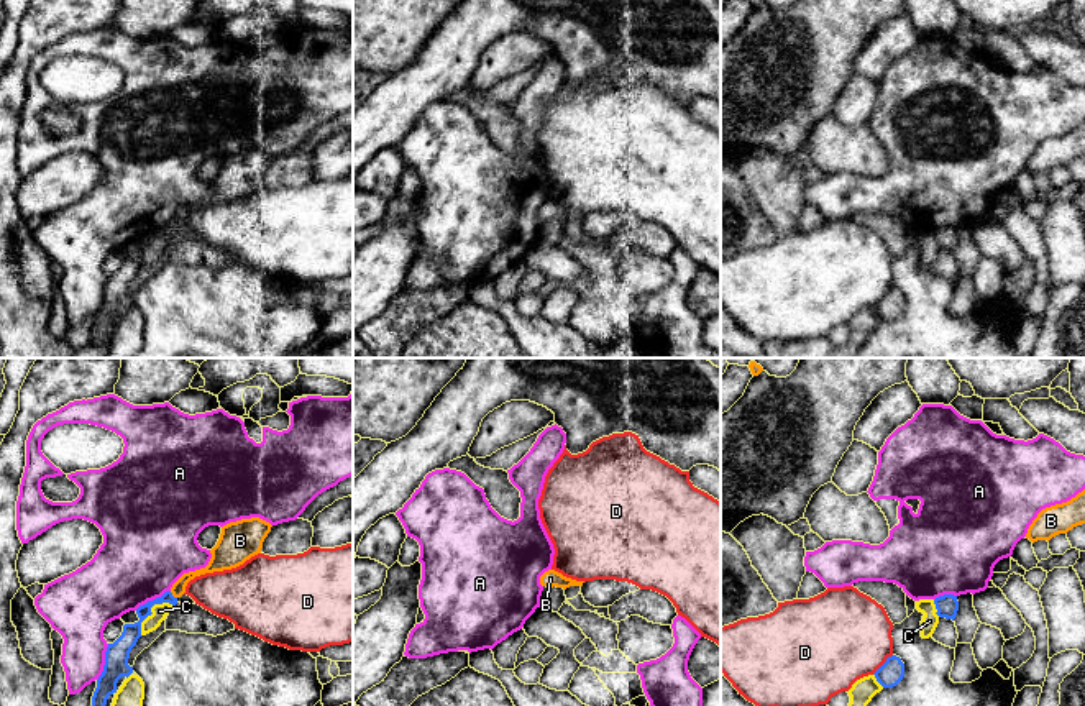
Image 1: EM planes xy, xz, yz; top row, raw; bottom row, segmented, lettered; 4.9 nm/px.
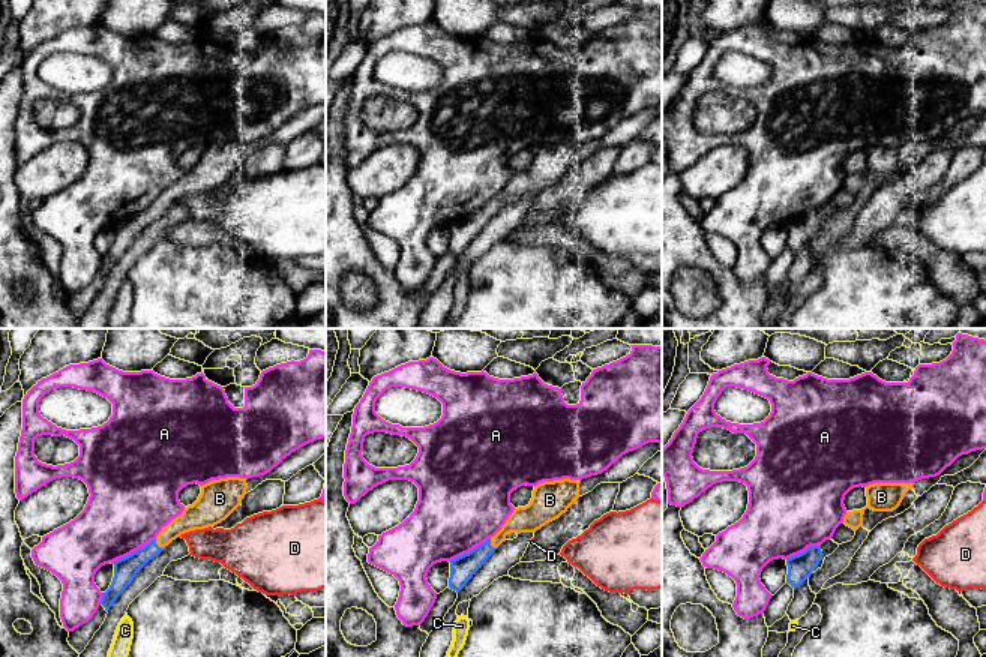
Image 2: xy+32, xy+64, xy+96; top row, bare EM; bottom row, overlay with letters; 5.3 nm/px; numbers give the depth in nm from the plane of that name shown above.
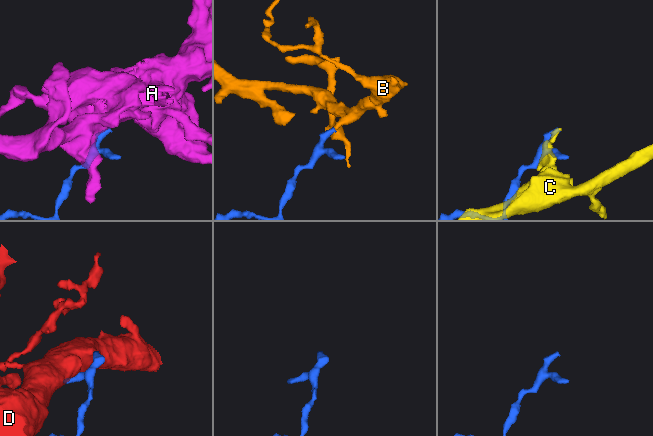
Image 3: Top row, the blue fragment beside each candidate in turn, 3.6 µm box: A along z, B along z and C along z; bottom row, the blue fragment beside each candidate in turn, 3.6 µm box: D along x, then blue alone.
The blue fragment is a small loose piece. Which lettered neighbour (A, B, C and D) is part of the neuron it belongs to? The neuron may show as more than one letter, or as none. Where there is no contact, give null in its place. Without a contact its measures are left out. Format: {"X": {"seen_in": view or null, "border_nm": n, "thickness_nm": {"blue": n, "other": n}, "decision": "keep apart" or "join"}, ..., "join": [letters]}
{"A": {"seen_in": "xy", "border_nm": 190, "thickness_nm": {"blue": 120, "other": 260}, "decision": "keep apart"}, "B": {"seen_in": "xy", "border_nm": 50, "thickness_nm": {"blue": 70, "other": 70}, "decision": "join"}, "C": {"seen_in": "xy", "border_nm": 220, "thickness_nm": {"blue": 100, "other": 80}, "decision": "keep apart"}, "D": {"seen_in": "yz", "border_nm": 140, "thickness_nm": {"blue": 120, "other": 460}, "decision": "keep apart"}, "join": ["B"]}

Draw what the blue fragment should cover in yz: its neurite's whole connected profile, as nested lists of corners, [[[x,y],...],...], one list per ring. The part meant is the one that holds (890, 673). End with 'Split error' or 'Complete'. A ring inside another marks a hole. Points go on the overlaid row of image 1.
[[[891,655],[873,675],[883,688],[893,688],[904,676],[904,663],[900,657]]]. Complete

